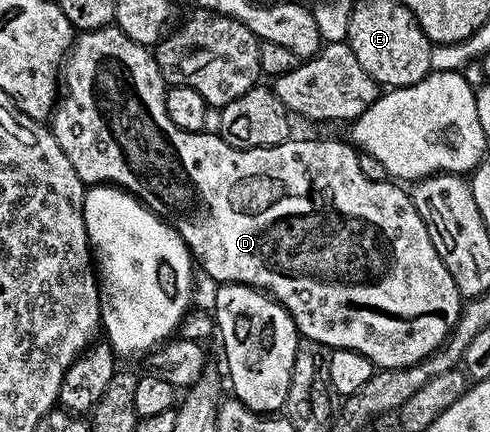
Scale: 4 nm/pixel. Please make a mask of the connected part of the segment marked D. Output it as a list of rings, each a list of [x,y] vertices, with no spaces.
[[[112,24],[100,30],[82,31],[72,41],[71,49],[65,59],[65,93],[56,105],[50,119],[57,144],[65,156],[69,156],[69,164],[83,181],[84,187],[110,184],[125,190],[143,205],[148,206],[157,217],[168,222],[181,236],[181,240],[191,250],[192,259],[215,281],[215,284],[240,282],[243,286],[251,286],[254,290],[262,290],[271,295],[276,302],[283,305],[295,322],[295,327],[306,341],[319,342],[331,350],[352,350],[361,352],[375,363],[376,367],[385,370],[405,370],[424,362],[434,350],[438,350],[447,341],[455,329],[459,313],[465,305],[457,284],[453,284],[453,276],[449,276],[449,268],[437,256],[437,248],[433,248],[433,240],[429,240],[429,228],[425,220],[417,212],[410,193],[402,185],[394,181],[374,182],[361,172],[359,154],[355,146],[346,141],[334,142],[331,138],[298,138],[292,137],[286,142],[269,148],[253,148],[238,150],[215,132],[185,132],[169,120],[169,112],[165,112],[165,96],[168,87],[163,80],[163,73],[155,62],[155,55],[150,49],[125,36],[118,26]]]

